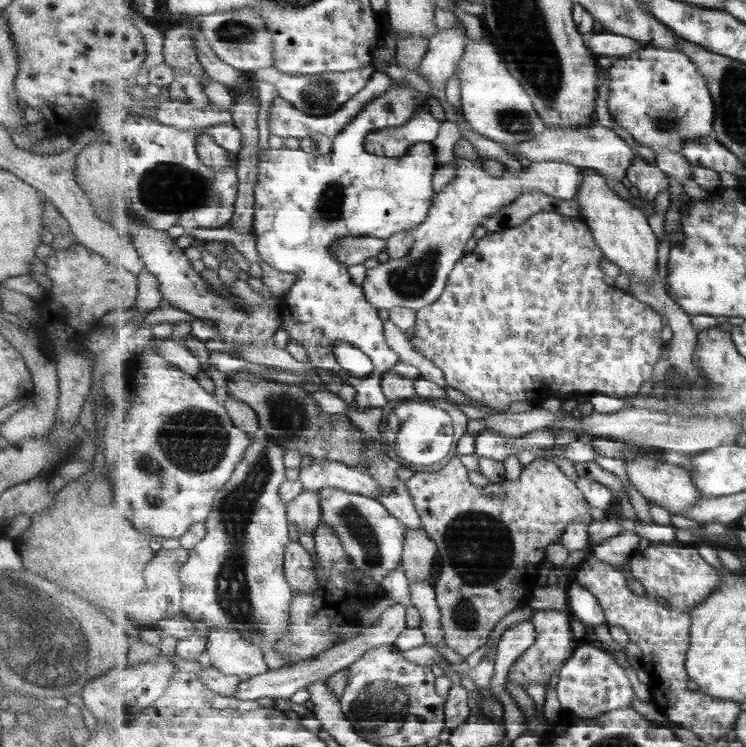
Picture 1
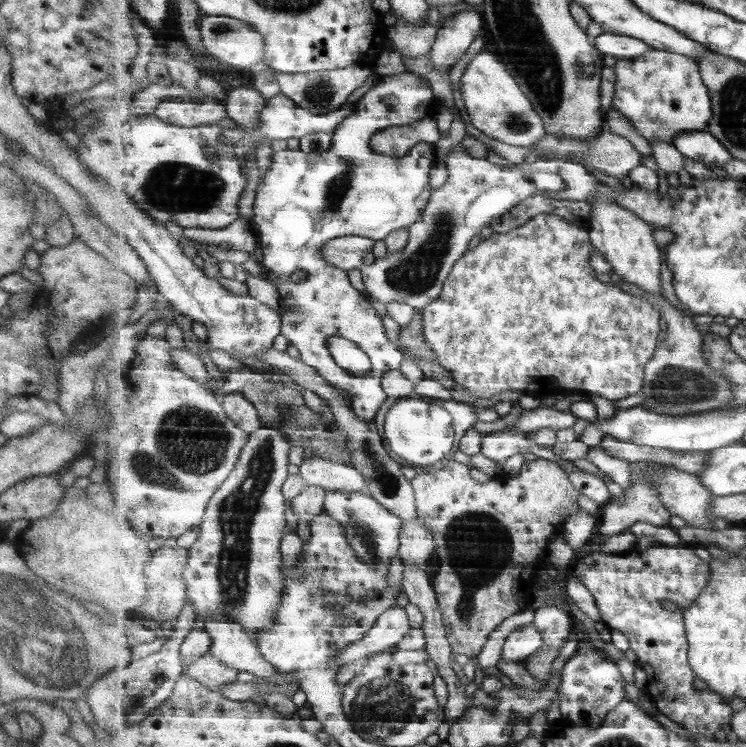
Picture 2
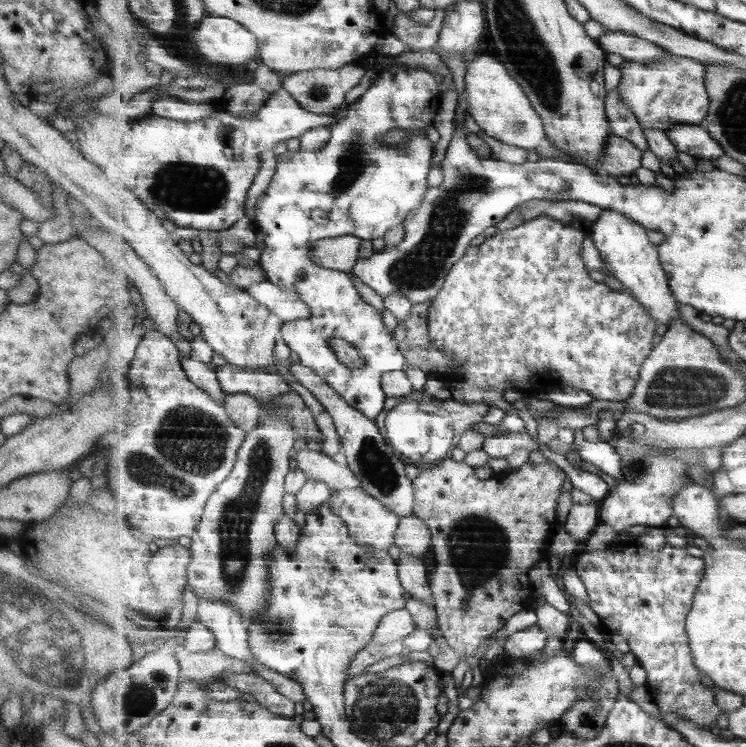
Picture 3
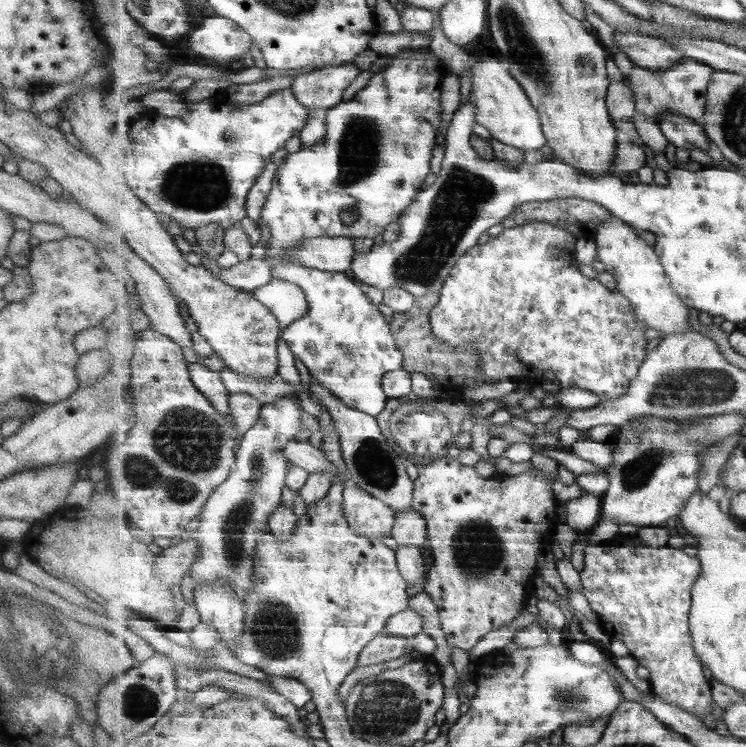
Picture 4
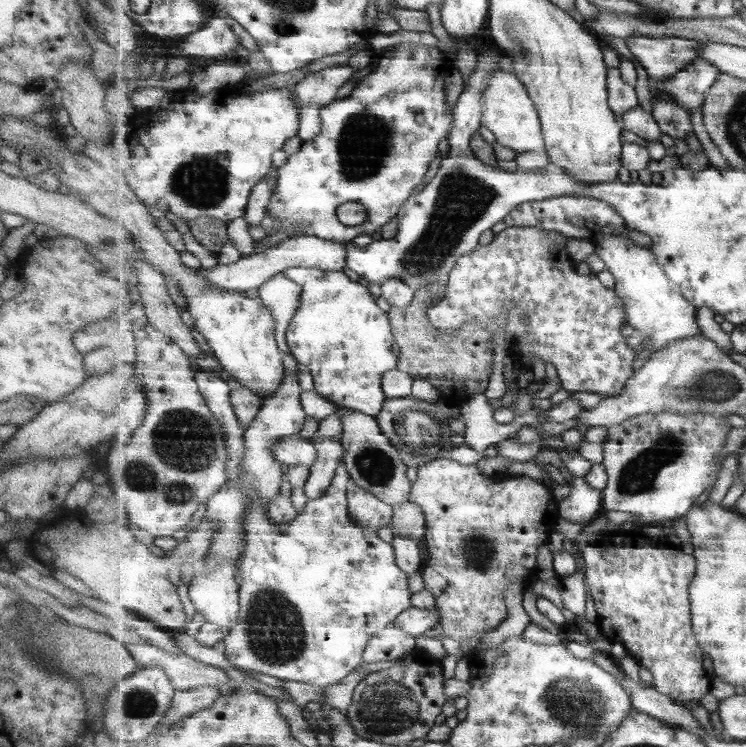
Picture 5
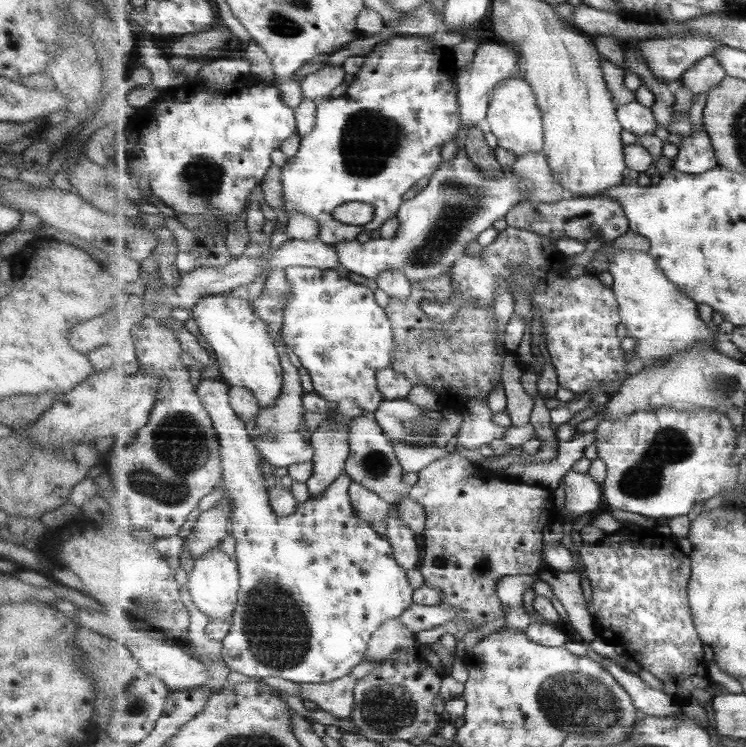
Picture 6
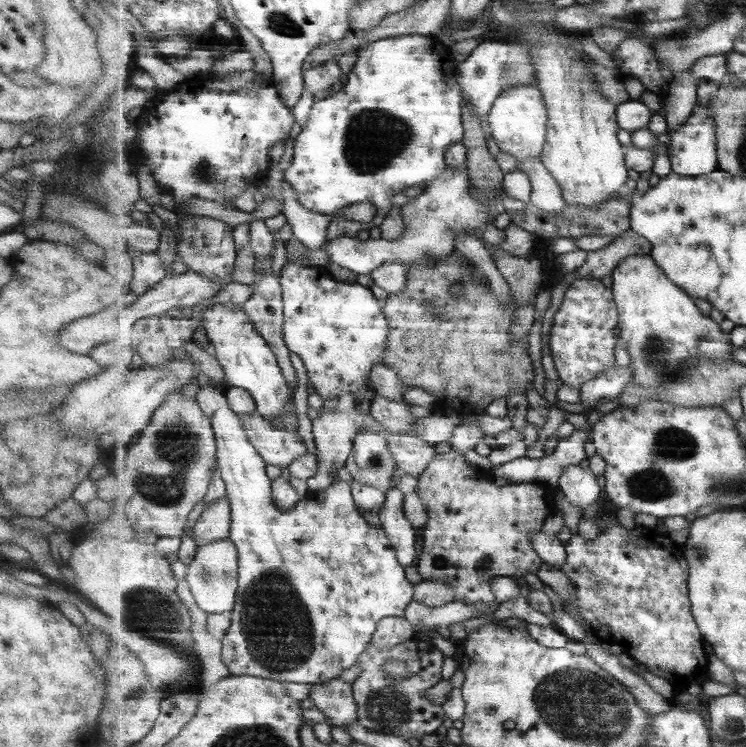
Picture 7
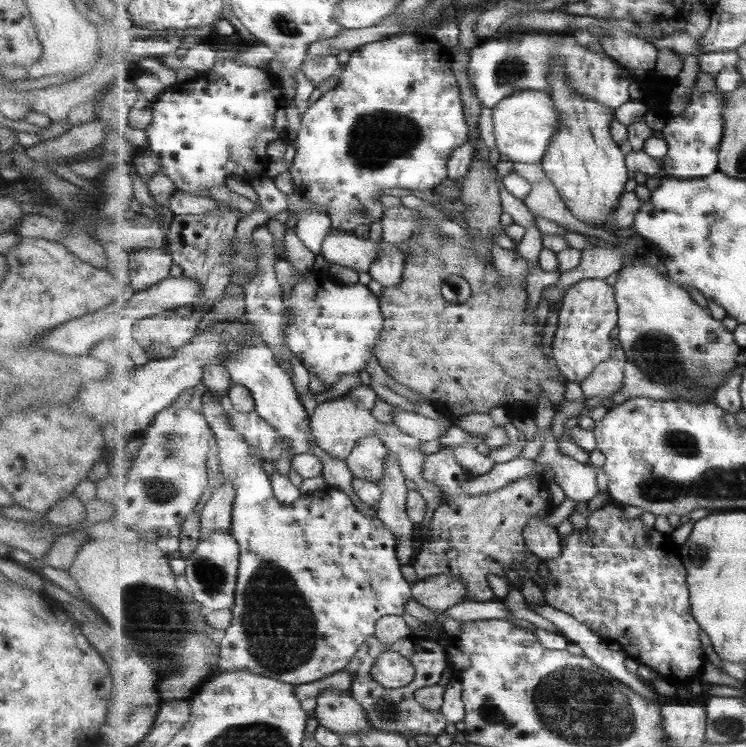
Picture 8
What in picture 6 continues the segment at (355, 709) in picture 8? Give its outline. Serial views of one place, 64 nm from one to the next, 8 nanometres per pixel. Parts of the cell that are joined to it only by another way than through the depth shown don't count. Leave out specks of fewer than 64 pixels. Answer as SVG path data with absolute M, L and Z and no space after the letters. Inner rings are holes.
M347 675L328 683L299 684L301 685L299 698L313 702L317 709L339 720L351 719L356 704L354 692L357 681L359 681L357 678Z

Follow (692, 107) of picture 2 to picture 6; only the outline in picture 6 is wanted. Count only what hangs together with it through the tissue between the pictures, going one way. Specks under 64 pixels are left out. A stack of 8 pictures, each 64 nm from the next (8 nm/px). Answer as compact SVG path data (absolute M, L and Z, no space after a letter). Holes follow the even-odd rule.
M715 55L705 56L685 72L680 82L690 90L693 98L696 98L703 92L708 94L711 89L722 84L727 76L728 72Z

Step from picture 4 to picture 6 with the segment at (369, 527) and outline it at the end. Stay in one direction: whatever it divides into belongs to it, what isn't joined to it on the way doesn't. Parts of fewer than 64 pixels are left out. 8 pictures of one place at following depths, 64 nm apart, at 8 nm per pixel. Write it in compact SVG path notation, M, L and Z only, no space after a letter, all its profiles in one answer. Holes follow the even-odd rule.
M354 481L350 485L350 496L355 513L369 524L373 520L386 522L389 514L396 509L371 489Z

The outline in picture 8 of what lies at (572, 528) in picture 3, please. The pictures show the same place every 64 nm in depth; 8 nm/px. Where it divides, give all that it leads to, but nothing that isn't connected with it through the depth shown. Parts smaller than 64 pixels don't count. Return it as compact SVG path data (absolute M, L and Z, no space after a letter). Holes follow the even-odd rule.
M541 396L541 402L539 402L539 416L535 414L535 417L531 420L537 426L536 434L543 435L543 443L541 451L534 459L537 464L550 467L555 472L554 483L559 485L564 491L567 498L573 500L575 503L588 503L589 500L593 500L597 494L599 494L599 486L597 486L597 472L591 464L580 464L577 460L566 456L560 448L560 440L555 437L554 431L550 429L551 421L555 418L556 412L553 409L553 403L547 398L547 396Z

